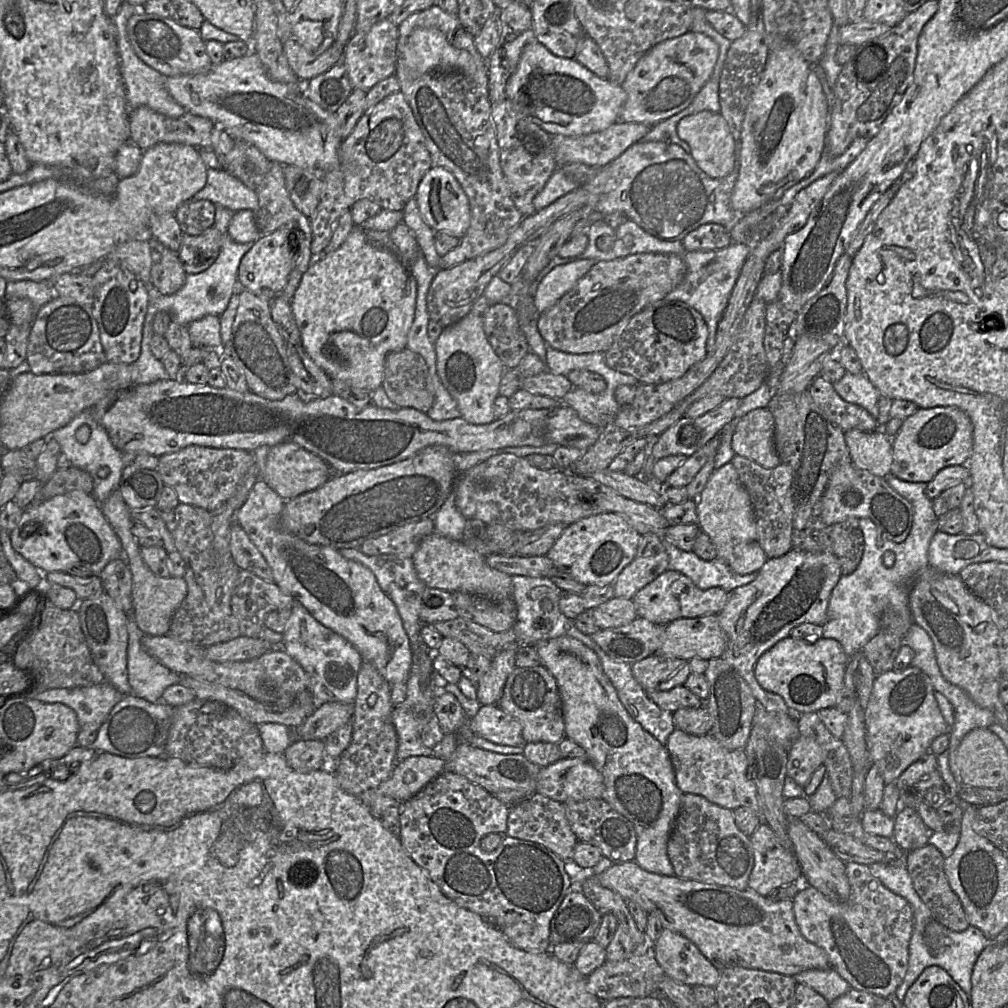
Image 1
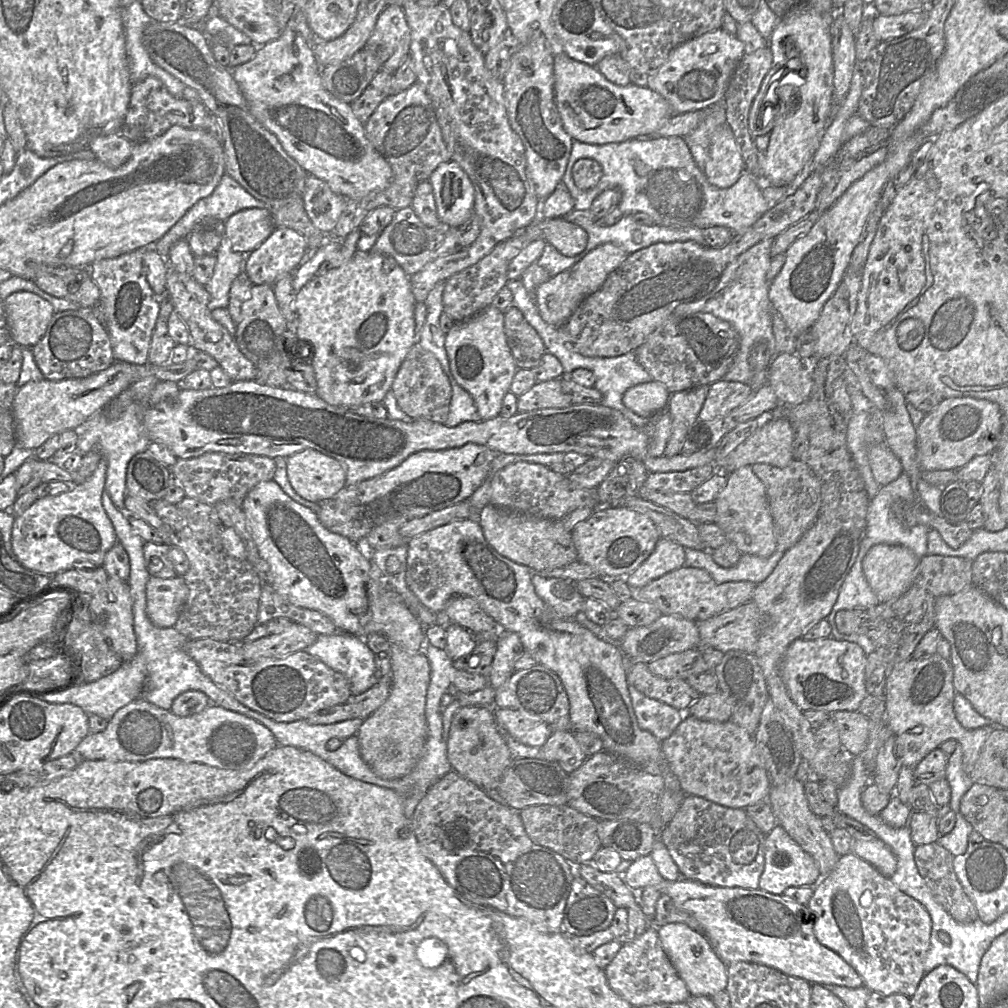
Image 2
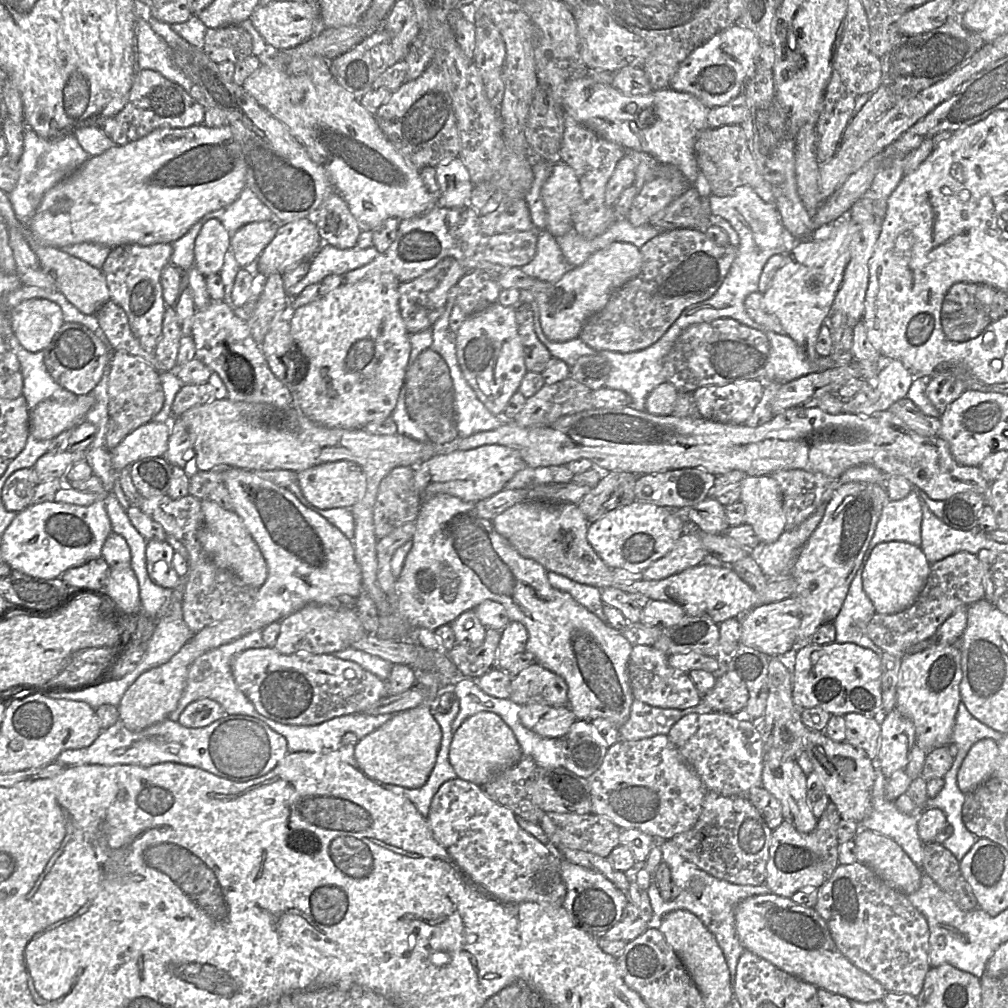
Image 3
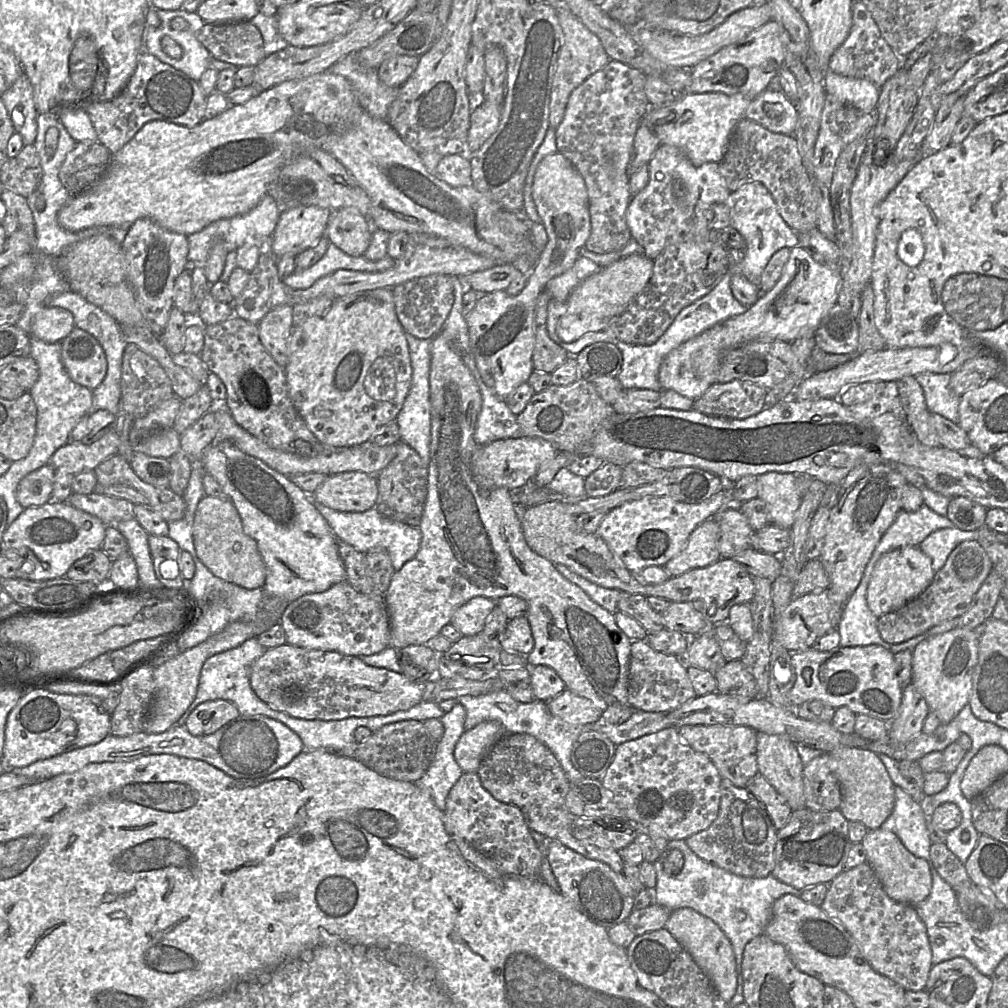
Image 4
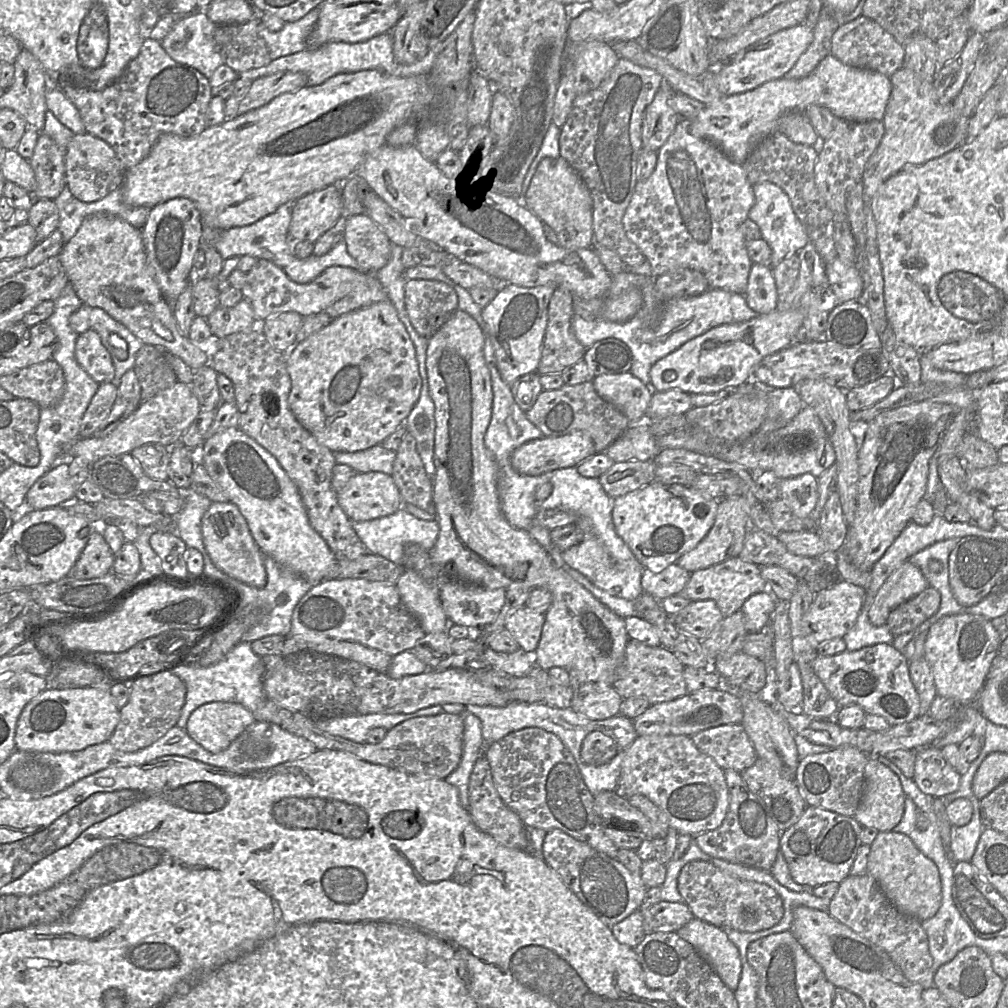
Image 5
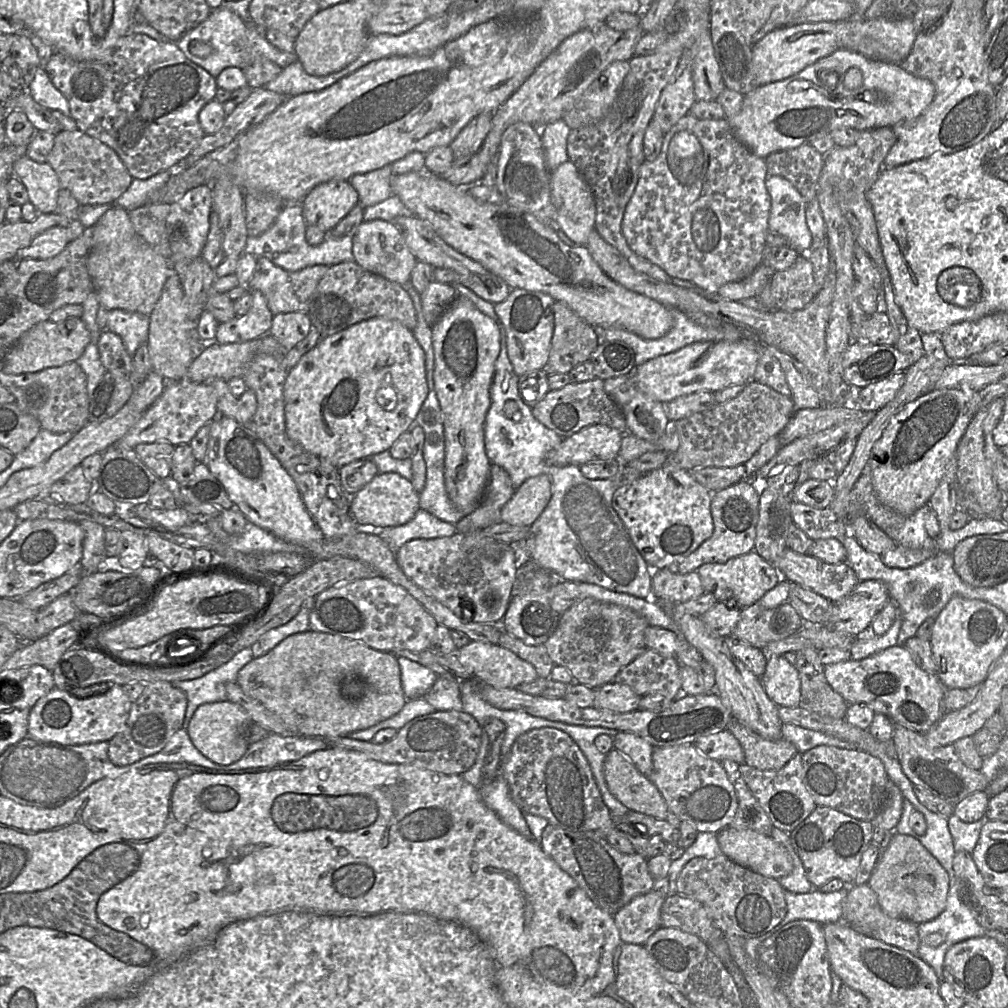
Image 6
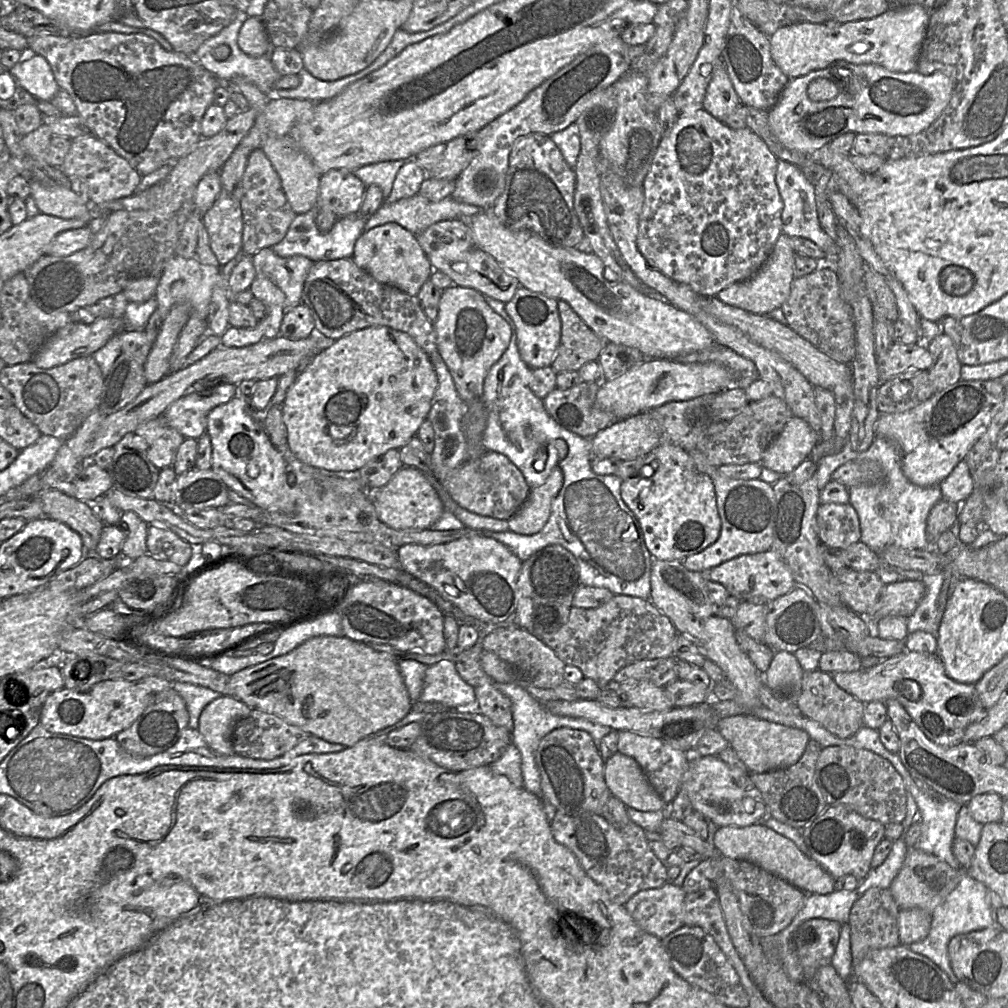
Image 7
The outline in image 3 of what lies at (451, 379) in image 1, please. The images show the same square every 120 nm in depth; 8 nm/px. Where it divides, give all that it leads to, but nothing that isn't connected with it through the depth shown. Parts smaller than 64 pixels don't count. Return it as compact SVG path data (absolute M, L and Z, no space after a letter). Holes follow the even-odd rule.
M497 301L468 315L456 331L456 354L462 374L477 397L495 415L503 414L527 372L515 310L516 307L503 306Z

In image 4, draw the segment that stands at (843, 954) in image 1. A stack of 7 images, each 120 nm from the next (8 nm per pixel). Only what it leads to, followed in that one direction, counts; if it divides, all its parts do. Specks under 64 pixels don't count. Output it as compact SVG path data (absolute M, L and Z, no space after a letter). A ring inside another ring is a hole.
M869 864L845 869L835 877L828 884L826 897L820 907L847 929L865 960L876 972L906 991L925 989L933 966L926 926L914 906L894 901L885 893Z

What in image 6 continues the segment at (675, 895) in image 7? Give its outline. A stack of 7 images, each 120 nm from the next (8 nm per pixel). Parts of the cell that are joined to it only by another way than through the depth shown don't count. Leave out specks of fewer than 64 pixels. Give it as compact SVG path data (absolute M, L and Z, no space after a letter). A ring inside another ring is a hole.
M657 891L636 896L615 915L621 939L643 945L661 927L661 907L666 896Z

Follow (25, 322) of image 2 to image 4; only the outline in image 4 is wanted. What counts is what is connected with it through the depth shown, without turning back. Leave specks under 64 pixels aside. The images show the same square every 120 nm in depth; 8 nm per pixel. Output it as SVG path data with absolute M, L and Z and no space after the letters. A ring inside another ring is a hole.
M44 306L34 317L30 335L48 343L56 343L67 337L74 327L72 313L59 307Z

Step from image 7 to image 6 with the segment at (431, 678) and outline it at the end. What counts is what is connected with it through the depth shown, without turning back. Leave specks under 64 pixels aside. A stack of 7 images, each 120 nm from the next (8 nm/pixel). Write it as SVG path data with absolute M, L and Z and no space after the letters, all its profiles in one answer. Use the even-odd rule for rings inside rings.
M439 675L423 698L438 711L462 711L461 681L452 675Z

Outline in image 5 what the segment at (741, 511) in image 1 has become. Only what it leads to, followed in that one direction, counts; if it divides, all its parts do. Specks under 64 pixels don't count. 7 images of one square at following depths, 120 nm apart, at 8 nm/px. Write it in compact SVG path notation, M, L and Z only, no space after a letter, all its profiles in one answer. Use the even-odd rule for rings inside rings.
M811 474L780 478L779 489L780 499L800 518L808 517L816 506L818 485L817 479Z

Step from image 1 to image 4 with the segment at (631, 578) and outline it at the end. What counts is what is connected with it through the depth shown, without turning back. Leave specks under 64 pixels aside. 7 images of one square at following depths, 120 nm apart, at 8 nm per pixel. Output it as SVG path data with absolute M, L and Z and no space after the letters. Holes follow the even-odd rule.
M710 517L693 530L681 552L663 566L665 571L671 578L721 559L719 538L720 527Z

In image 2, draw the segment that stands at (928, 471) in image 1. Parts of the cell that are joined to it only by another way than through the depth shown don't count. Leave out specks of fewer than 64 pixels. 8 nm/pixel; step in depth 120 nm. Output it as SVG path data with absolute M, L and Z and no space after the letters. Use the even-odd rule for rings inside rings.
M951 397L944 399L932 411L925 413L916 427L916 449L921 471L957 470L974 457L992 453L1000 439L1002 413L995 403L972 397Z

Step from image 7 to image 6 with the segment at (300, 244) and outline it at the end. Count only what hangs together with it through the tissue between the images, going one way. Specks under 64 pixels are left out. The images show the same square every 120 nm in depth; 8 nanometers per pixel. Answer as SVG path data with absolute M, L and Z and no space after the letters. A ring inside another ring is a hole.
M299 203L286 204L274 223L259 236L248 236L244 253L255 257L265 257L276 266L287 271L299 271L313 265L335 265L342 262L354 261L352 253L353 236L333 237L326 234L326 238L319 245L308 244L305 234L307 223L304 219L302 207Z

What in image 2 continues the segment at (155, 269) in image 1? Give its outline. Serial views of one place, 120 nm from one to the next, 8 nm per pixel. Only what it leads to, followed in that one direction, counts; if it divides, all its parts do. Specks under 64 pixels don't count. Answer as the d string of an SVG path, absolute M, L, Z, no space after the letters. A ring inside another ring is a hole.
M170 267L166 275L166 295L169 296L174 310L184 321L191 336L190 346L193 351L203 351L211 355L232 381L257 379L257 369L239 350L234 335L218 323L208 308L210 294L193 276L176 271Z

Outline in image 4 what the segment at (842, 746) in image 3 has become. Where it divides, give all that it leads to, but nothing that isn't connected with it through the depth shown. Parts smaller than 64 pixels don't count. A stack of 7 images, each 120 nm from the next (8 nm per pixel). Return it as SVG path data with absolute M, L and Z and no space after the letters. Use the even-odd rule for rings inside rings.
M849 747L824 753L830 753L837 763L837 775L842 792L840 812L848 821L859 822L869 830L880 828L894 809L895 784L878 754L861 748Z

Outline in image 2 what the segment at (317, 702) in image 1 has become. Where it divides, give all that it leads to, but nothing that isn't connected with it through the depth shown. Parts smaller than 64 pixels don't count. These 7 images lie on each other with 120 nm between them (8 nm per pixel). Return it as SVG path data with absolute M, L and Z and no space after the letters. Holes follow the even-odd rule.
M344 632L334 635L318 635L316 642L307 647L305 651L318 658L329 668L345 675L349 681L353 695L359 695L365 692L378 682L374 654L363 638Z

